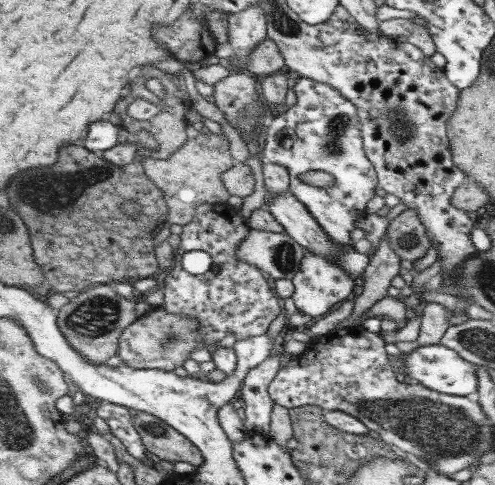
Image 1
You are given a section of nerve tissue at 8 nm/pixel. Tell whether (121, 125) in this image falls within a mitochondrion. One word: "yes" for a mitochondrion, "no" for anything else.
no

